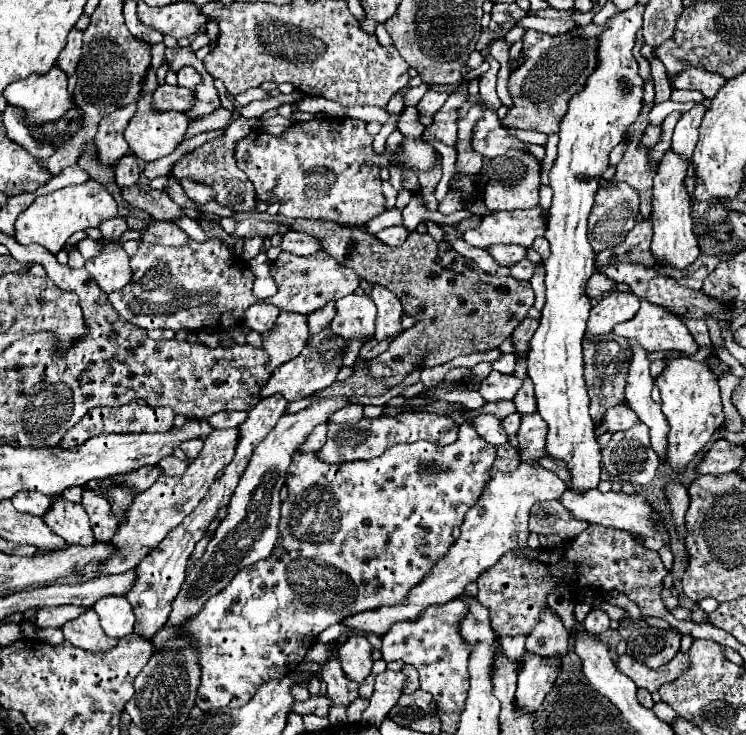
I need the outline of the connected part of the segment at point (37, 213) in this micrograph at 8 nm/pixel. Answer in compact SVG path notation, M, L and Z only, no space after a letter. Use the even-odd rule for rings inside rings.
M88 180L78 186L66 186L46 196L36 196L36 200L16 218L16 240L20 244L42 244L46 250L56 254L62 250L68 236L76 230L96 228L100 222L116 216L116 200L98 182Z

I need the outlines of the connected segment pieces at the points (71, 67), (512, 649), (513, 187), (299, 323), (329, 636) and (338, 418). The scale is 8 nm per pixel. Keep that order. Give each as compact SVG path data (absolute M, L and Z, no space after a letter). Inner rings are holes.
M72 28L66 48L60 52L58 62L56 62L66 74L72 74L76 70L76 64L80 60L80 48L82 48L82 30Z
M520 634L520 636L504 636L498 642L500 642L506 658L518 662L522 658L522 654L524 654L524 640L526 640L526 636Z
M510 152L510 156L496 156L484 166L488 182L484 186L484 204L488 210L526 210L538 206L540 192L540 160L536 156L522 156L522 152Z
M282 312L276 318L274 328L264 334L262 350L266 350L270 356L266 368L276 370L284 362L296 358L306 346L306 340L308 340L306 316L294 312Z
M337 623L325 629L317 636L317 641L319 642L329 642L331 640L335 640L341 635L349 634L348 629L342 624Z
M348 404L346 408L340 408L338 412L334 412L334 416L330 416L330 424L356 424L358 420L362 420L362 406L360 404Z

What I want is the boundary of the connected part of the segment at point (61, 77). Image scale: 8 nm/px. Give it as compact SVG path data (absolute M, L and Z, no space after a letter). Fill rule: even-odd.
M54 64L54 68L50 68L50 72L46 72L46 76L28 76L26 80L16 80L14 84L8 84L4 90L4 98L8 100L8 104L20 106L26 110L24 124L30 128L30 134L32 134L32 128L36 124L58 120L70 108L72 98L70 98L66 86L68 86L68 76Z

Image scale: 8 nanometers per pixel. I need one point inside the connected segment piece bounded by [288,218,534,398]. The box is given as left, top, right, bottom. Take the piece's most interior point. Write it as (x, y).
(459, 309)

